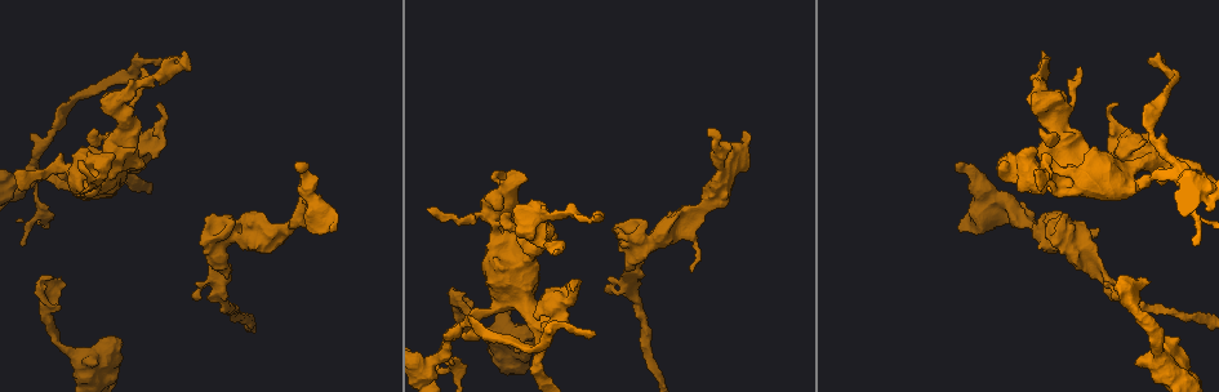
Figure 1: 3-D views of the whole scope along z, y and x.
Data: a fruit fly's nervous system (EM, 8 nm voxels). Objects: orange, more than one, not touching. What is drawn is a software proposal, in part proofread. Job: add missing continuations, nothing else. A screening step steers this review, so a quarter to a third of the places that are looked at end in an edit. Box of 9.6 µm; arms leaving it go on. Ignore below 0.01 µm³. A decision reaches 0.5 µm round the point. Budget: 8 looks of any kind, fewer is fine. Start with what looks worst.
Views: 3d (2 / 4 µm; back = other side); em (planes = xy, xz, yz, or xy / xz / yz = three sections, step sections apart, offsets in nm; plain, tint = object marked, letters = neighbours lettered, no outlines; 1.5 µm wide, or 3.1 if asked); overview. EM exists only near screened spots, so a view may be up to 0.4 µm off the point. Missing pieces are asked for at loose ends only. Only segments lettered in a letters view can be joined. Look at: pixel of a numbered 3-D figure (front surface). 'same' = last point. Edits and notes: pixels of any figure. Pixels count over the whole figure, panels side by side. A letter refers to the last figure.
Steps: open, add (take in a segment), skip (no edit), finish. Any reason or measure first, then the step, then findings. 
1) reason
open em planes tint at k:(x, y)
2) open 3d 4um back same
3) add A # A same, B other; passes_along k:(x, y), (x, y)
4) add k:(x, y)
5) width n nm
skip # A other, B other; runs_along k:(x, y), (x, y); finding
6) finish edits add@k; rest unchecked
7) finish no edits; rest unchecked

free end
open 3d 2um at 1:(52, 279)

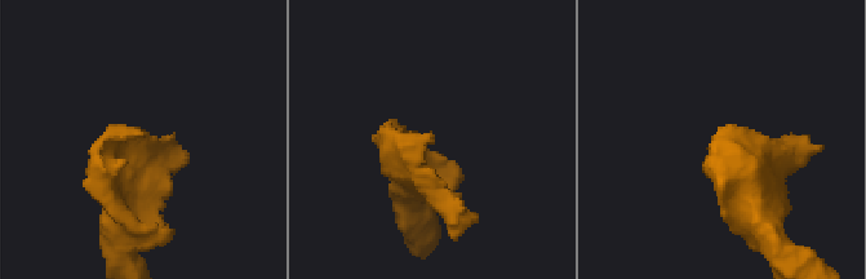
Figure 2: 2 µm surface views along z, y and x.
shape alone is not enough
open em planes letters at 2:(139, 132)

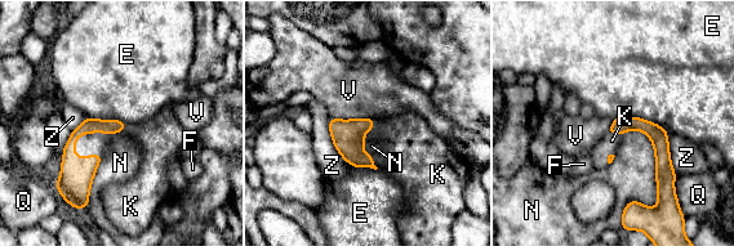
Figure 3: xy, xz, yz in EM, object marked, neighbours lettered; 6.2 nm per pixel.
width 100 nm
add K # E other, F other, K same, N other, Q other, V other, Z other; the neuron continues

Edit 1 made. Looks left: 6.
open overview

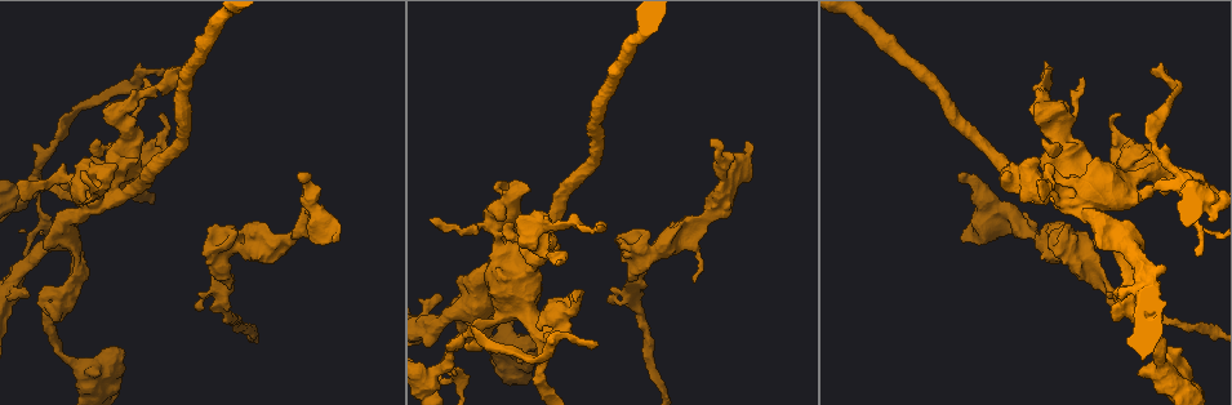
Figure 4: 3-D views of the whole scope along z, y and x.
open em yz step 8 letters at 4:(1147, 152)

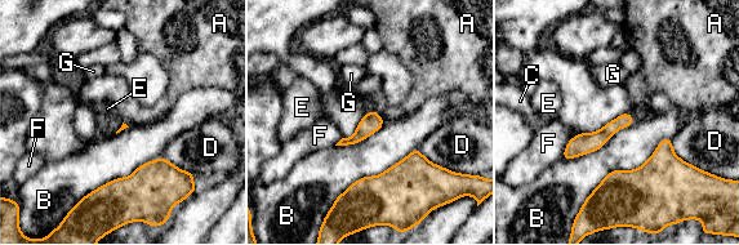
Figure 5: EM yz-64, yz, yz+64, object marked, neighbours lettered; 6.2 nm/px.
another direction
open em planes letters same

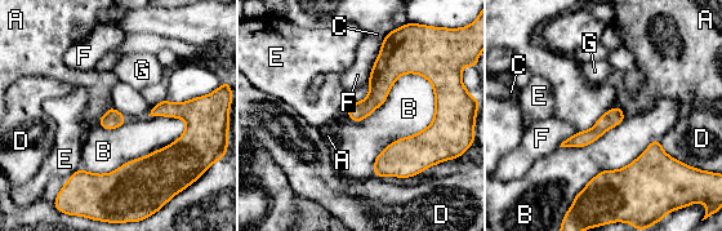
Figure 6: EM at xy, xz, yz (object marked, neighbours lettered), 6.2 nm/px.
skip # A other, B other, C other, D other, E other, F other, G other; border 6:(110, 106), (97, 121); no lettered segment goes on from it

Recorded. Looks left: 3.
open 3d 4um at 4:(1080, 79)

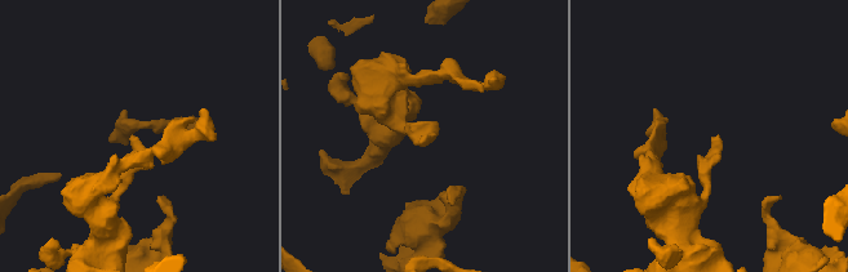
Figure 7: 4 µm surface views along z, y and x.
open em planes letters at 7:(131, 138)

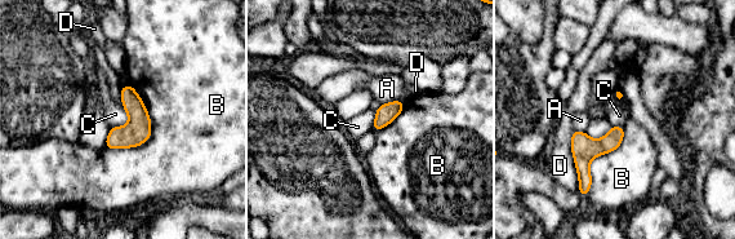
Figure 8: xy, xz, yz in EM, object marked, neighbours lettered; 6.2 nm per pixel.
skip # A other, B other, C other, D other; no lettered segment goes on from it

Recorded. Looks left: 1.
finish edits add@3; rest unchecked

